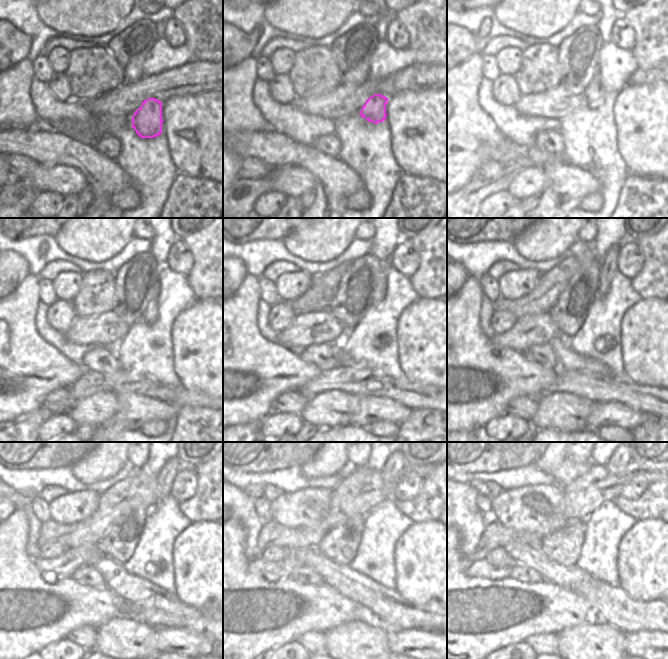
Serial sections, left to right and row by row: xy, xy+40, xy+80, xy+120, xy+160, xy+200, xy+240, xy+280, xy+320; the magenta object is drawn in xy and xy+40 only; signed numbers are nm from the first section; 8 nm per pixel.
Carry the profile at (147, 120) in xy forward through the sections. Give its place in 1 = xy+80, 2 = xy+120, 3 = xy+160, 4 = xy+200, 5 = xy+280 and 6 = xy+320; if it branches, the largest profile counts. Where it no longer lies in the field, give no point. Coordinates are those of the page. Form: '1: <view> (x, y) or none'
1: xy+80 (594, 94)
2: xy+120 (150, 314)
3: xy+160 (380, 290)
4: xy+200 (609, 264)
5: xy+280 (395, 464)
6: xy+320 (617, 463)

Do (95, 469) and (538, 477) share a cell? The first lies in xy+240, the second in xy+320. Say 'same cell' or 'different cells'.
different cells

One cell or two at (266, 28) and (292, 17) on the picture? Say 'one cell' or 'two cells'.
two cells

